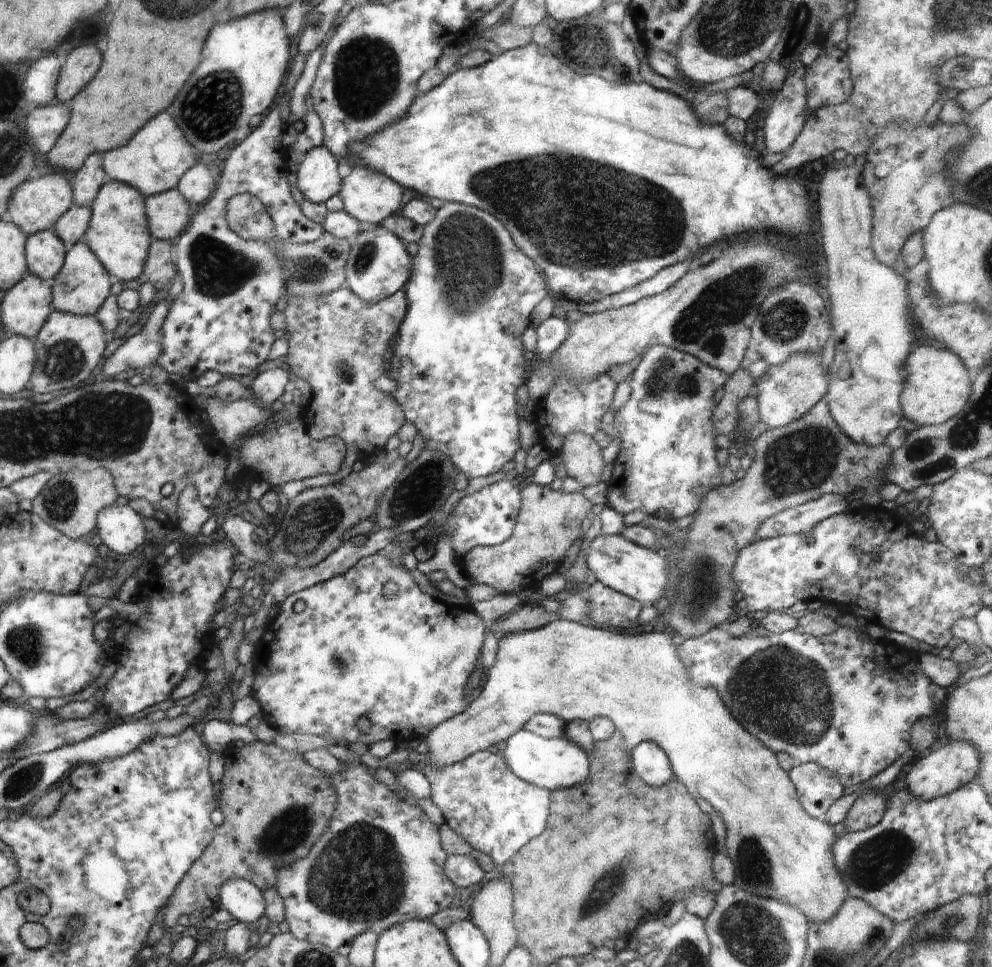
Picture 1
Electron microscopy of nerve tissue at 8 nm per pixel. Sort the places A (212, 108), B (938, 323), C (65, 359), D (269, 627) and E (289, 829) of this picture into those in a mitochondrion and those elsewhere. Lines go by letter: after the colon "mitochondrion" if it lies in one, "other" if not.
A: mitochondrion
B: other
C: mitochondrion
D: other
E: mitochondrion

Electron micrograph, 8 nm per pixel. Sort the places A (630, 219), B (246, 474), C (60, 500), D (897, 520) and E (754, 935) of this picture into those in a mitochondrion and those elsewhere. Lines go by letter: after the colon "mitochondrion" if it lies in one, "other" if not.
A: mitochondrion
B: other
C: mitochondrion
D: other
E: mitochondrion

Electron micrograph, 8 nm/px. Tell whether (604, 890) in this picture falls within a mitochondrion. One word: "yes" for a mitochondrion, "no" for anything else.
yes

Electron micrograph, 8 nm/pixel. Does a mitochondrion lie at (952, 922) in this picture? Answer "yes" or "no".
yes

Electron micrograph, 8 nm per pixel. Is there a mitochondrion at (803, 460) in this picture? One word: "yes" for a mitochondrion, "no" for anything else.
yes

